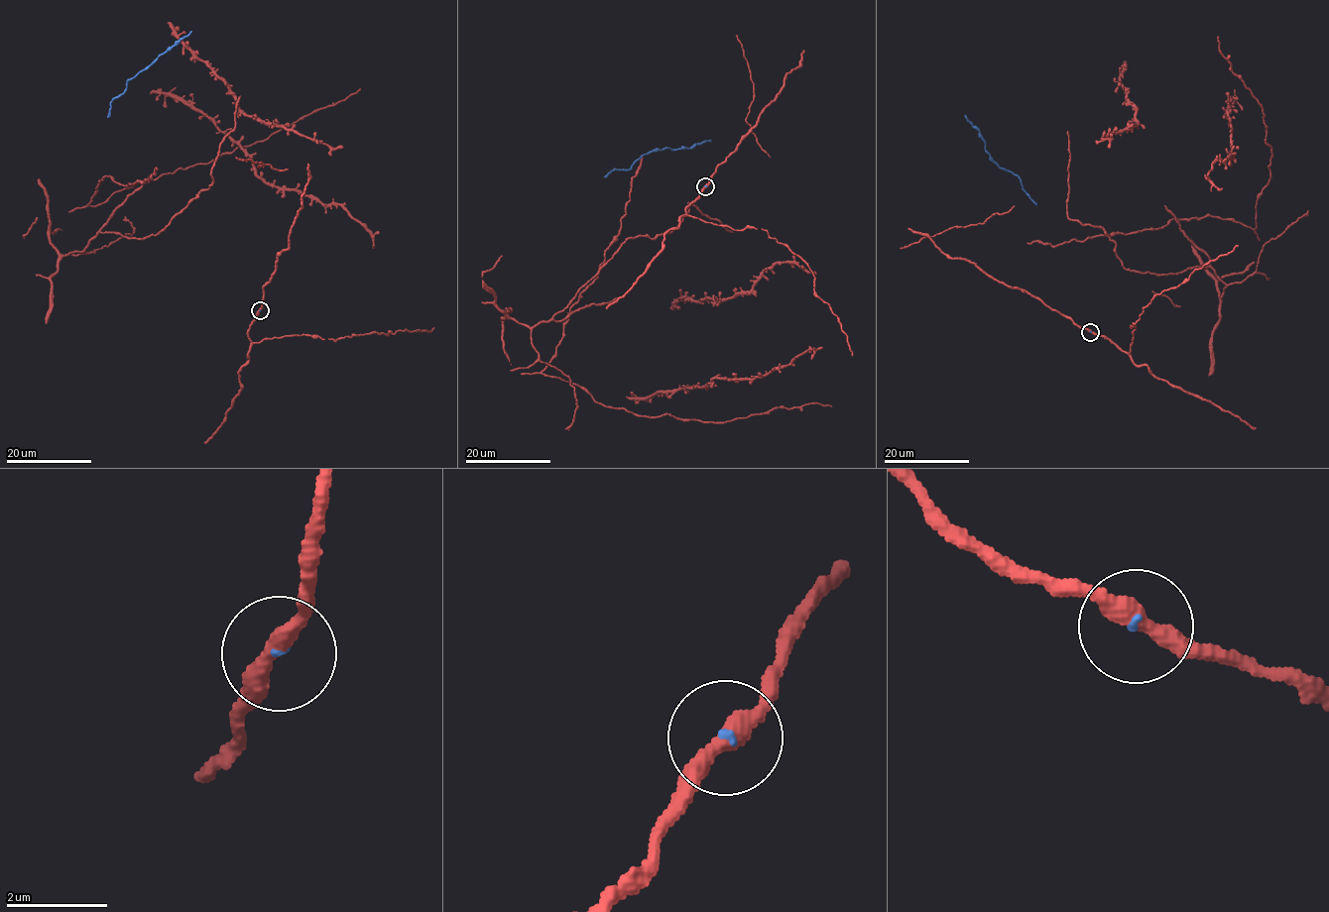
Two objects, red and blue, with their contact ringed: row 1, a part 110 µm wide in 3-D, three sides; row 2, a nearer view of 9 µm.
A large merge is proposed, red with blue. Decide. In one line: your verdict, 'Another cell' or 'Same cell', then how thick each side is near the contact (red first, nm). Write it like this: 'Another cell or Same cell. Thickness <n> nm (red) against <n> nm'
Same cell. Thickness 340 nm (red) against 60 nm

